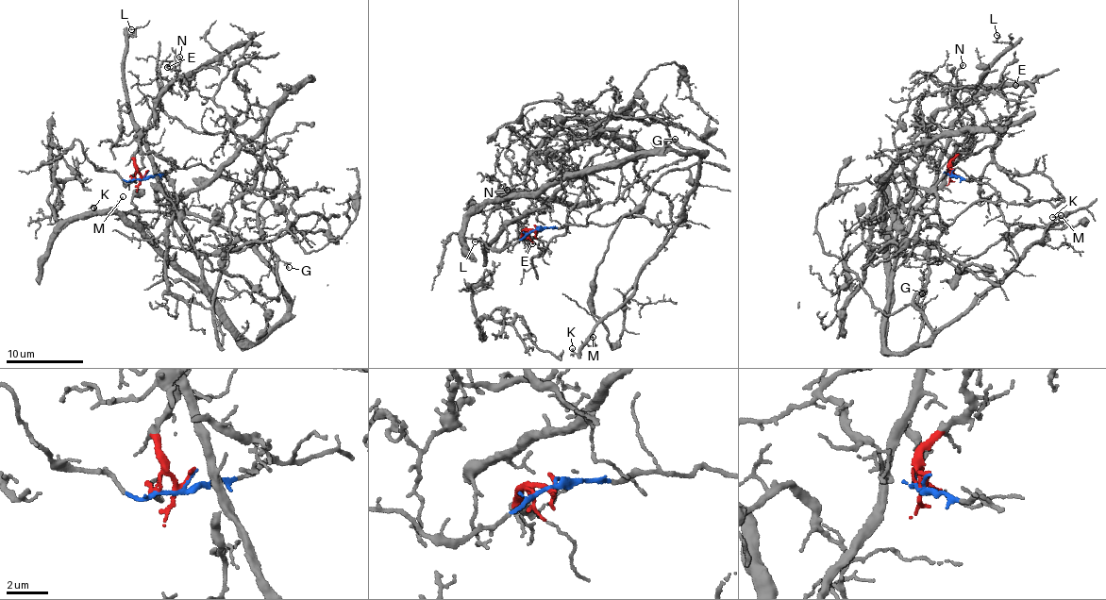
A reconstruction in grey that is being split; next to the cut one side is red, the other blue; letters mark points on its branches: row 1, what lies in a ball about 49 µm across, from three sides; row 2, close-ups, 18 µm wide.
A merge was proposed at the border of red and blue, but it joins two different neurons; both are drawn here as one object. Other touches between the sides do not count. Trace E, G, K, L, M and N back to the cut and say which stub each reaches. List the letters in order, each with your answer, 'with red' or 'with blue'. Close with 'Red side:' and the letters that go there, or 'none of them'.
E: with red
G: with blue
K: with blue
L: with blue
M: with blue
N: with red
Red side: E, N

